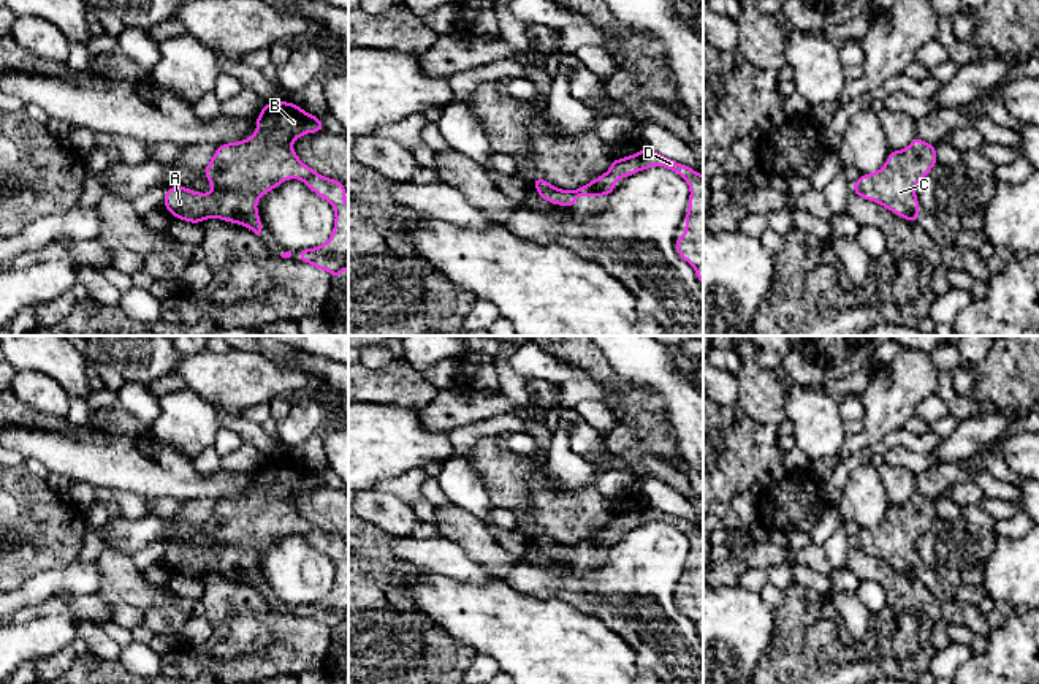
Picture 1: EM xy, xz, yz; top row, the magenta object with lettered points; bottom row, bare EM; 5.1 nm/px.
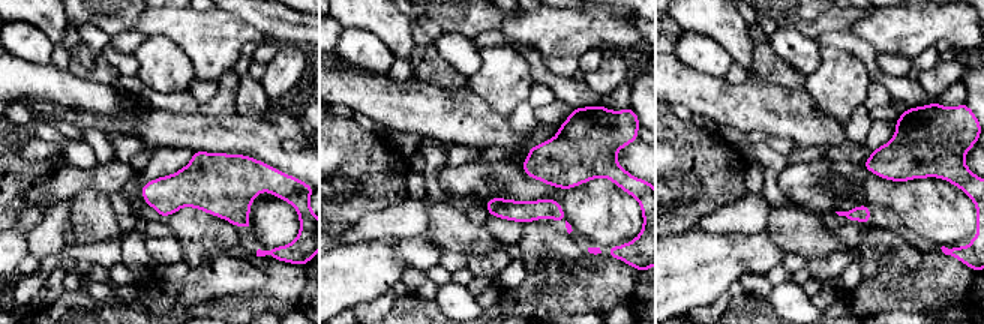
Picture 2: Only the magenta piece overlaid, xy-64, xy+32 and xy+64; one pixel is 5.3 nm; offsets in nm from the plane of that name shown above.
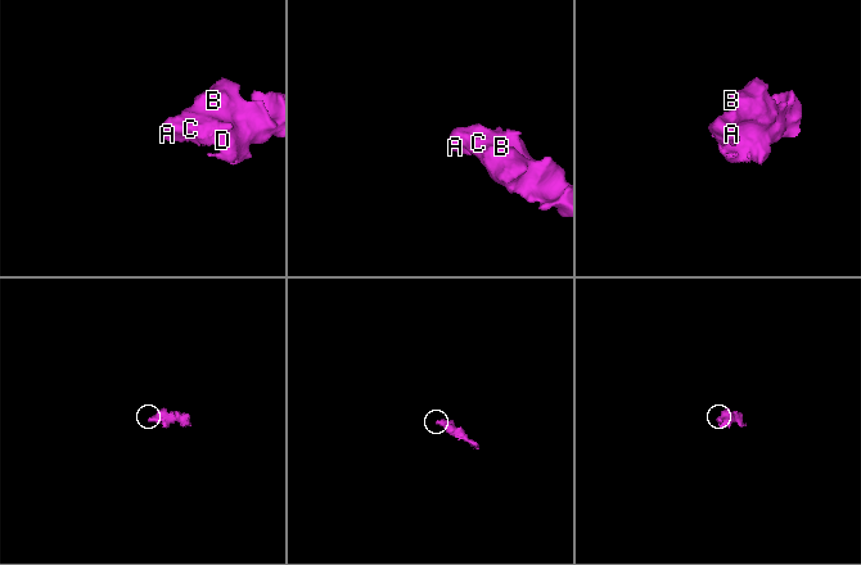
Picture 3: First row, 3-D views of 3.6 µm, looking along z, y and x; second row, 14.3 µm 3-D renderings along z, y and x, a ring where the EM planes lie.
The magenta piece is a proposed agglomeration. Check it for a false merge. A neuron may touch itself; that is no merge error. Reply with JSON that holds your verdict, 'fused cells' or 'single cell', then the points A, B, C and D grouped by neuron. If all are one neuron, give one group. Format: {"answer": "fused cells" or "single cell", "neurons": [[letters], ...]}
{"answer": "single cell", "neurons": [["A", "B", "C", "D"]]}

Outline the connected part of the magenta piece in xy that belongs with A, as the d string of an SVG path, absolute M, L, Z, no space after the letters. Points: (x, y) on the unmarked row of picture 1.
M290 456L265 458L250 492L215 502L203 526L214 545L198 548L185 540L169 542L165 545L163 560L184 576L201 578L214 572L236 576L260 591L258 554L282 537L299 534L329 556L336 568L331 592L318 602L299 605L299 616L339 632L348 624L347 543L304 519L291 502L303 489L325 483L318 472Z

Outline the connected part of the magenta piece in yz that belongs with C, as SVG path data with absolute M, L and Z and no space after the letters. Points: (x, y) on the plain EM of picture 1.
M915 491L903 505L892 505L879 526L860 529L852 546L908 576L917 576L920 557L915 542L936 518L936 499Z

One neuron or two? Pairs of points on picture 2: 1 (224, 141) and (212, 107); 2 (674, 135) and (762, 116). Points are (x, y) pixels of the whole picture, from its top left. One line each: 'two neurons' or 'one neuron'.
1: two neurons
2: two neurons

